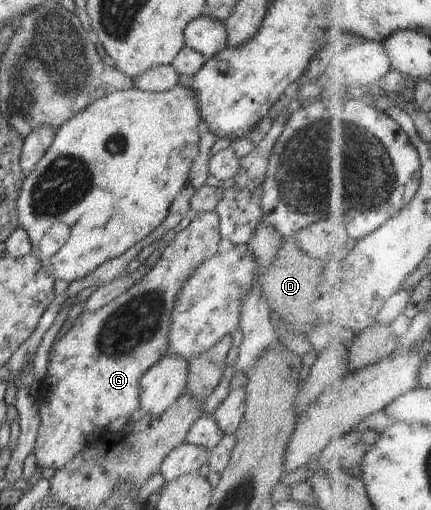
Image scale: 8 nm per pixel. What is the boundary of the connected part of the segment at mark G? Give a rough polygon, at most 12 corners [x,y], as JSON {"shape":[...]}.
{"shape":[[192,214],[141,283],[81,313],[35,396],[41,468],[140,408],[177,295],[218,252]]}

